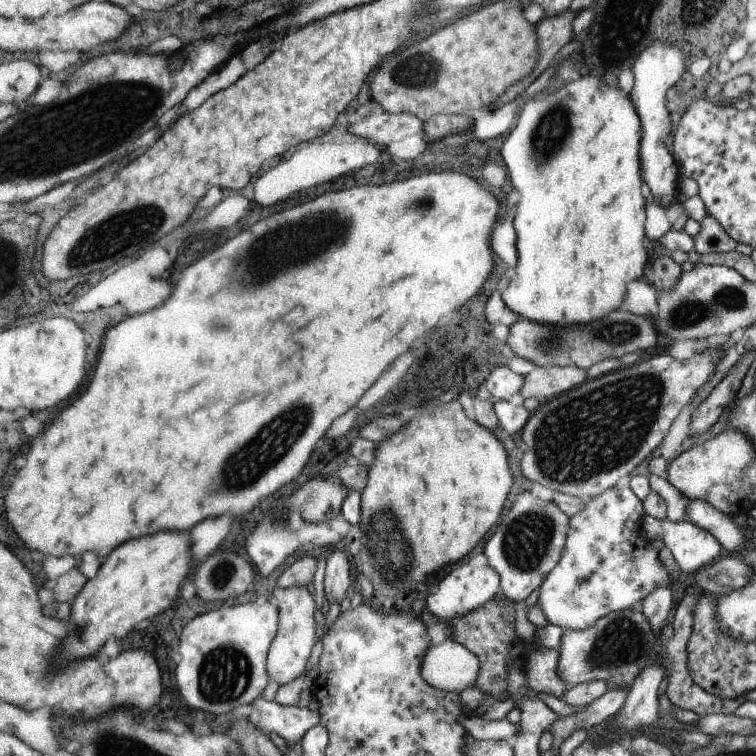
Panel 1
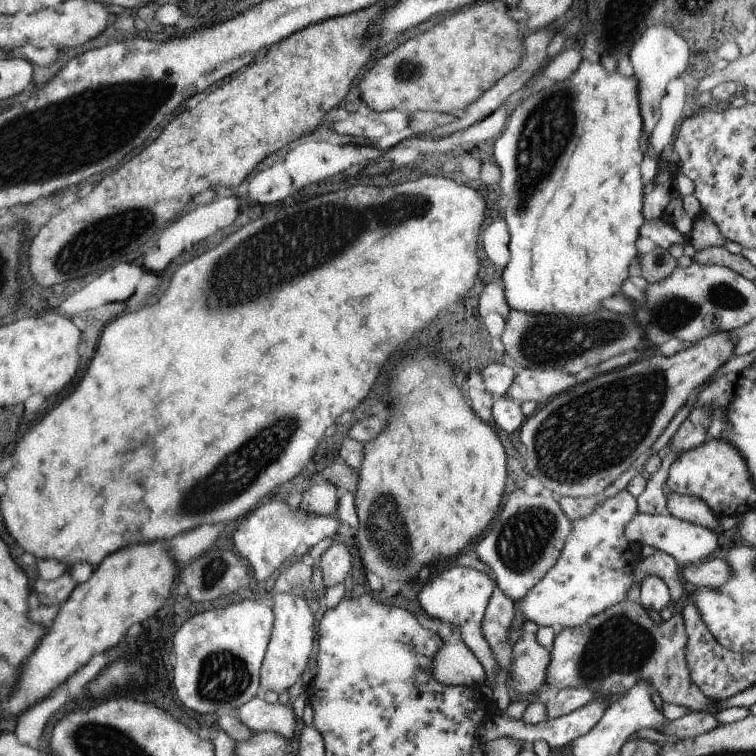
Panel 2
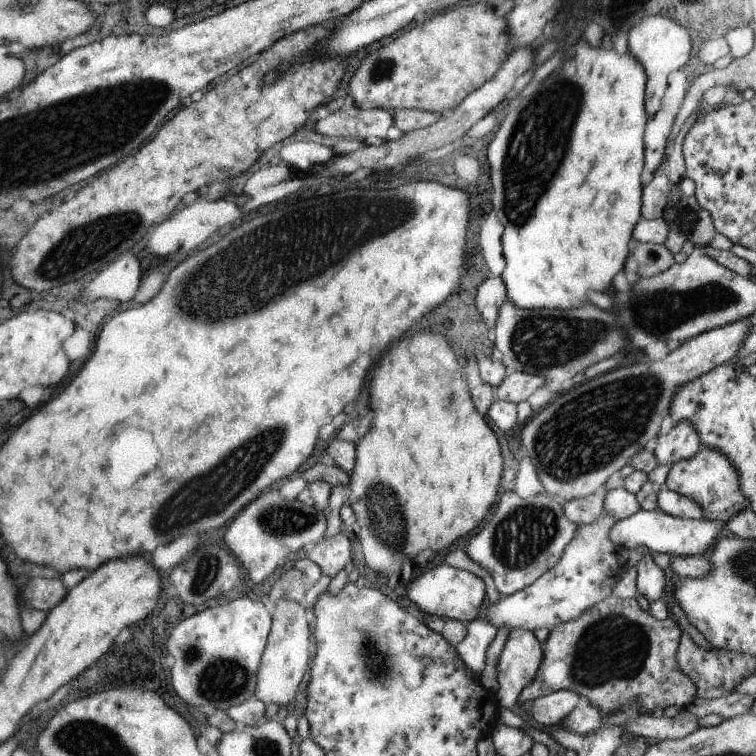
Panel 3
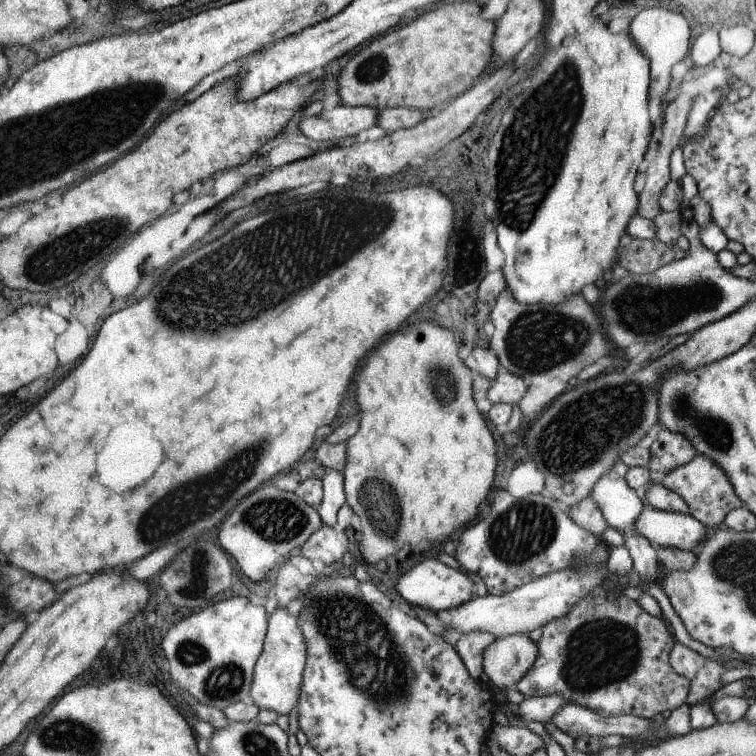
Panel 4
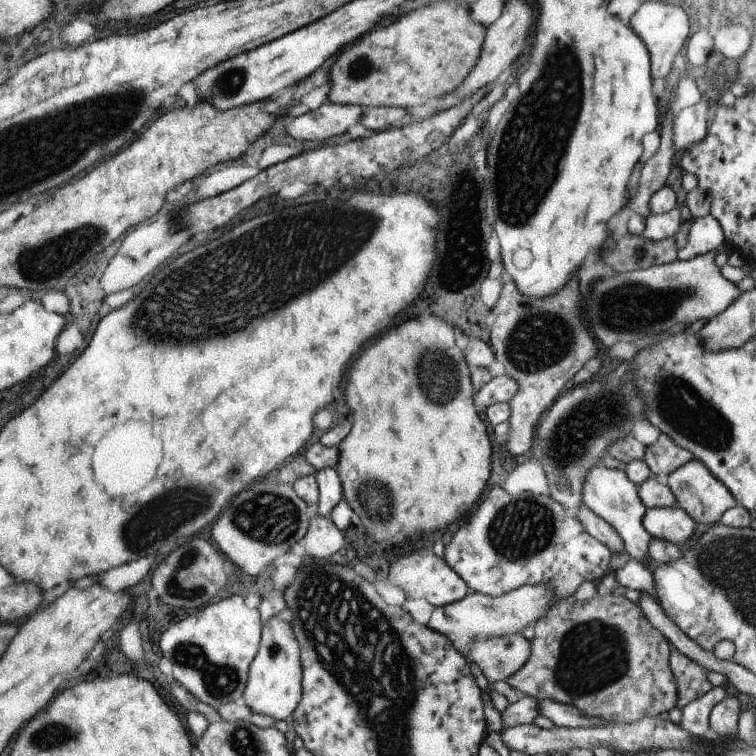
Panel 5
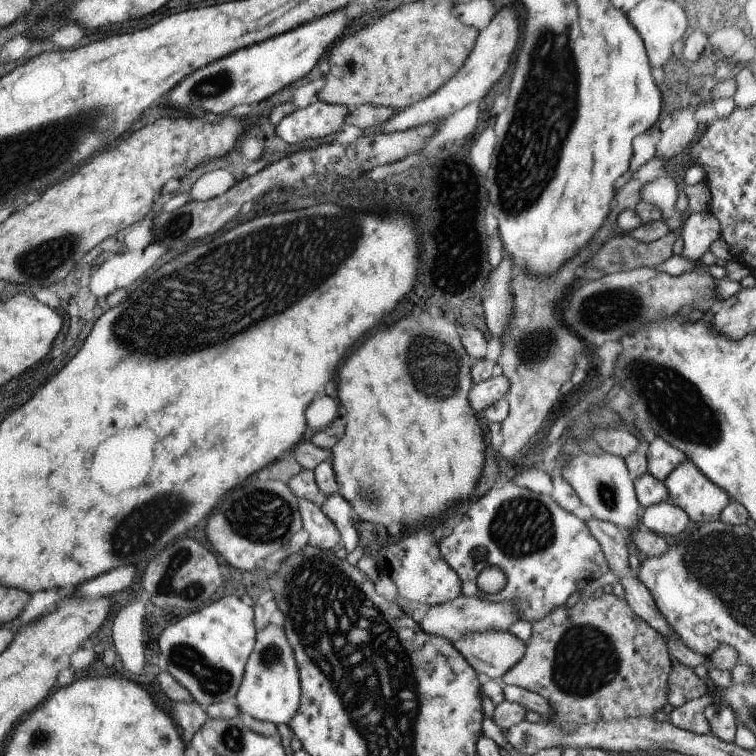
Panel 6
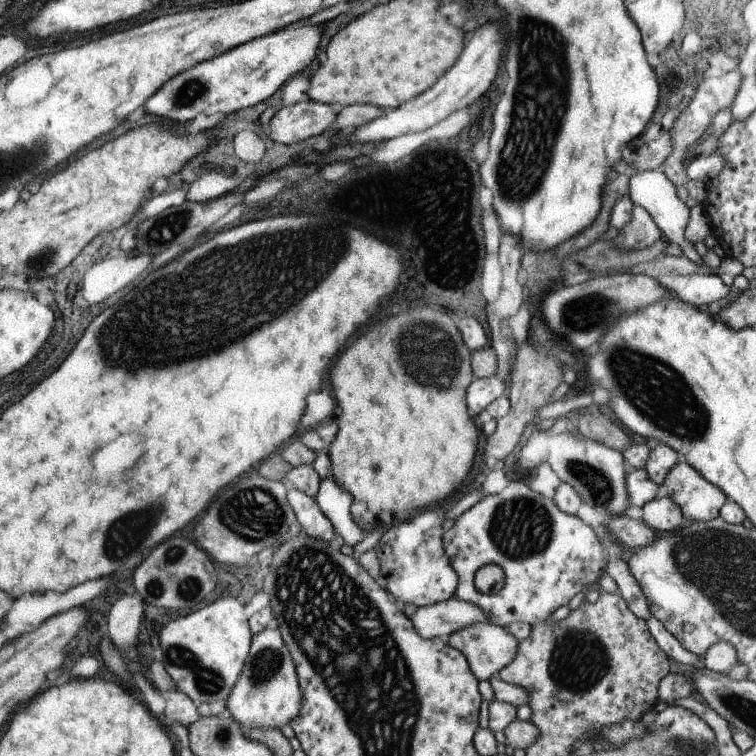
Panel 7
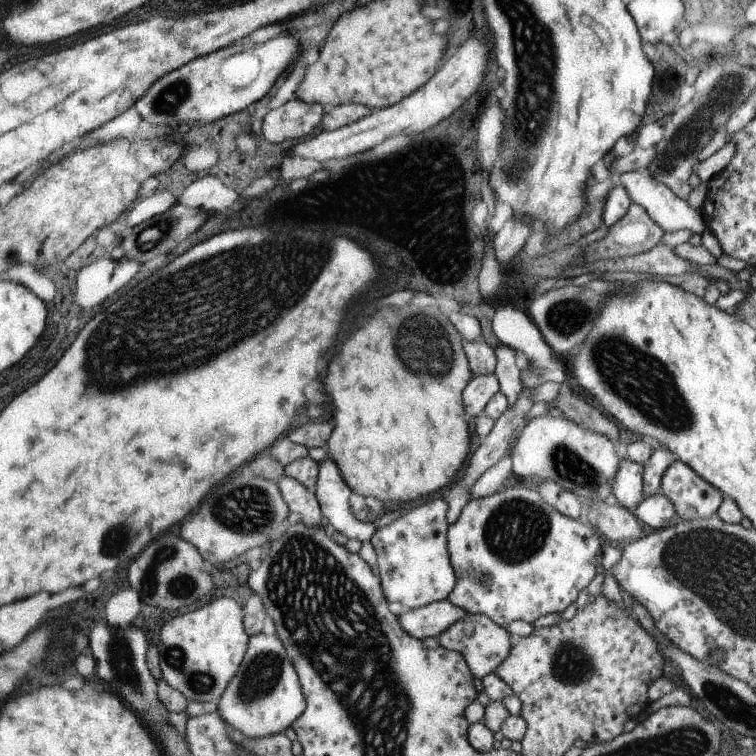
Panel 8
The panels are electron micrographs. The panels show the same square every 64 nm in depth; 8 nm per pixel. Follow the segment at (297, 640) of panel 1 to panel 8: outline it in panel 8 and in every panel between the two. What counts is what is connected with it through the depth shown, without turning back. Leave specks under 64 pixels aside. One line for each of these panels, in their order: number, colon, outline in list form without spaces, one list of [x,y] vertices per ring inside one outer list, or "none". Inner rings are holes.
2: [[[273,594],[273,628],[271,638],[265,650],[265,658],[261,662],[259,672],[259,690],[257,696],[265,696],[267,692],[287,694],[287,690],[301,680],[301,674],[309,662],[309,654],[313,648],[313,616],[305,604],[305,596],[293,596],[293,594]]]
3: [[[277,600],[277,604],[271,608],[271,632],[267,636],[267,644],[263,648],[259,668],[257,668],[257,680],[255,680],[255,694],[253,698],[261,702],[263,706],[277,706],[287,708],[295,694],[299,692],[299,686],[303,684],[303,676],[309,670],[309,622],[305,616],[305,610],[297,602]]]
4: [[[275,610],[271,616],[267,616],[267,634],[263,642],[263,650],[253,666],[253,680],[249,688],[249,698],[259,712],[269,710],[277,716],[287,716],[301,696],[301,684],[303,684],[303,670],[305,670],[305,642],[299,630],[299,616],[289,616],[285,610]]]
5: [[[269,618],[261,628],[261,642],[249,664],[241,702],[251,710],[251,714],[263,714],[275,722],[287,720],[301,702],[301,680],[299,646],[293,638],[291,626],[287,622],[279,622],[277,618]]]
6: [[[265,626],[263,630],[257,632],[253,652],[249,654],[243,680],[237,688],[233,702],[239,710],[237,716],[245,718],[247,724],[251,724],[251,720],[257,720],[257,722],[279,726],[279,724],[287,724],[297,714],[301,702],[301,684],[299,684],[295,656],[285,638],[283,628]]]
7: [[[263,630],[251,638],[241,674],[225,698],[225,714],[247,730],[281,730],[301,712],[301,686],[295,664],[279,630]]]
8: [[[257,634],[249,638],[245,656],[215,706],[215,712],[221,716],[227,728],[243,734],[249,740],[263,740],[283,734],[303,714],[305,696],[301,692],[297,672],[275,634]]]

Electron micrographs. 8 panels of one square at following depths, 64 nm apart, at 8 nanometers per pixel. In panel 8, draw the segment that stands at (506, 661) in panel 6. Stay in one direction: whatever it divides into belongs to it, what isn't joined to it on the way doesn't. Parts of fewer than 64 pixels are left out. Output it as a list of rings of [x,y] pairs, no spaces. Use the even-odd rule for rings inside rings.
[[[465,614],[461,620],[453,622],[445,632],[441,632],[437,636],[437,642],[453,652],[459,652],[467,664],[467,668],[471,670],[473,678],[483,678],[491,672],[495,672],[495,668],[507,658],[511,646],[507,642],[507,632],[505,628],[497,626],[493,620],[489,620],[483,614]]]

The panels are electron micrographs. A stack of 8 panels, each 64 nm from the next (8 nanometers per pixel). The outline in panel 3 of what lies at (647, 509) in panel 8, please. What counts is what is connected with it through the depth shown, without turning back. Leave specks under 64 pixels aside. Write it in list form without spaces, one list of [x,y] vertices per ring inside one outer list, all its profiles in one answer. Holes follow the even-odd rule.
[[[639,510],[637,514],[629,516],[627,520],[615,522],[607,538],[623,550],[633,550],[637,546],[647,548],[651,554],[667,554],[667,556],[701,556],[701,552],[709,550],[715,544],[715,538],[721,534],[725,524],[719,522],[705,522],[705,520],[687,520],[665,514],[661,510]]]

